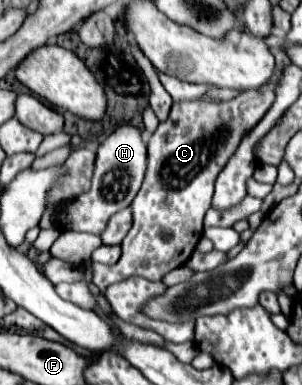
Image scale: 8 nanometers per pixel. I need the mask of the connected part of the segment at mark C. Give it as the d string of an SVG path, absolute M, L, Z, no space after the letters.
M274 75L270 87L266 87L264 93L258 95L238 95L230 101L222 103L208 103L208 101L180 101L172 105L170 117L158 125L158 129L152 133L148 141L148 169L144 183L138 191L138 195L132 201L132 229L122 241L122 257L116 265L102 267L100 263L92 263L94 277L92 283L104 293L106 287L126 281L128 277L144 277L150 281L160 281L160 277L176 267L182 267L196 243L202 237L204 229L204 215L210 209L210 199L214 193L214 181L218 173L224 169L228 159L234 155L236 147L240 145L242 137L262 119L262 115L270 109L270 103L274 101L274 83L278 81L278 75Z

